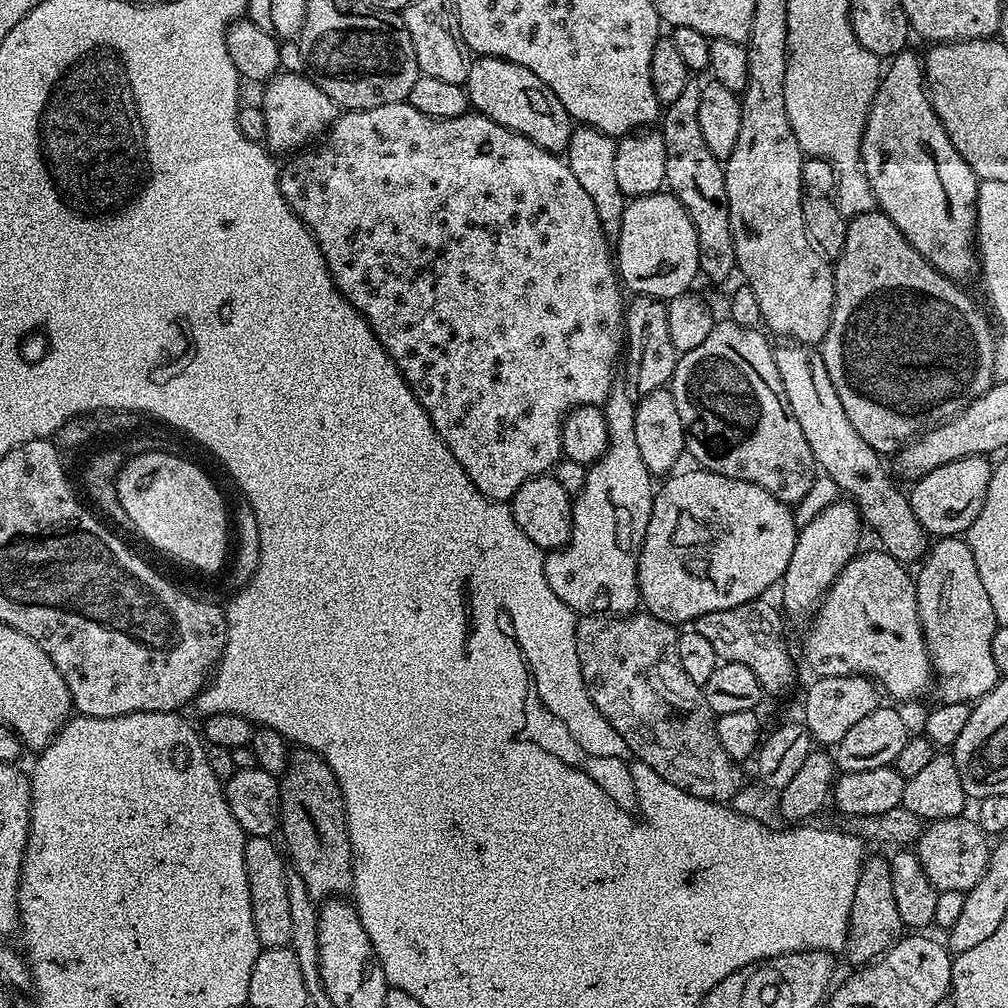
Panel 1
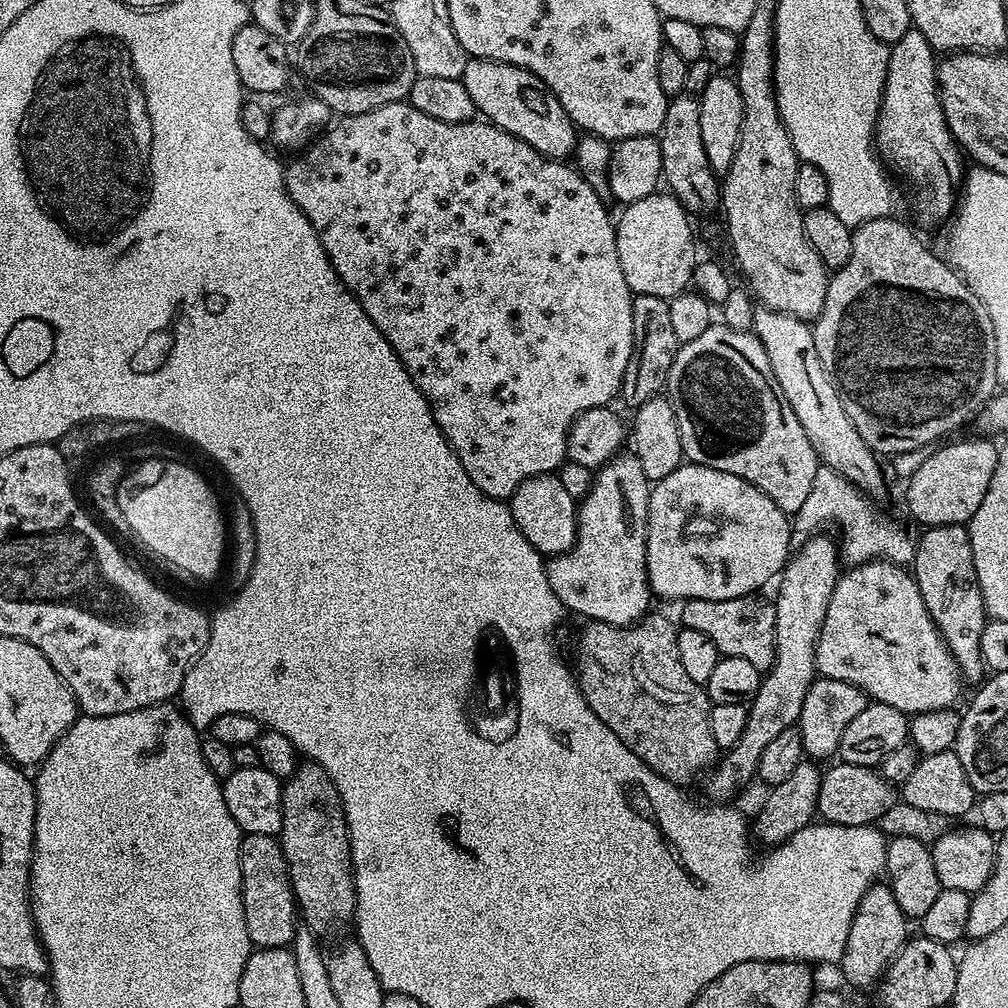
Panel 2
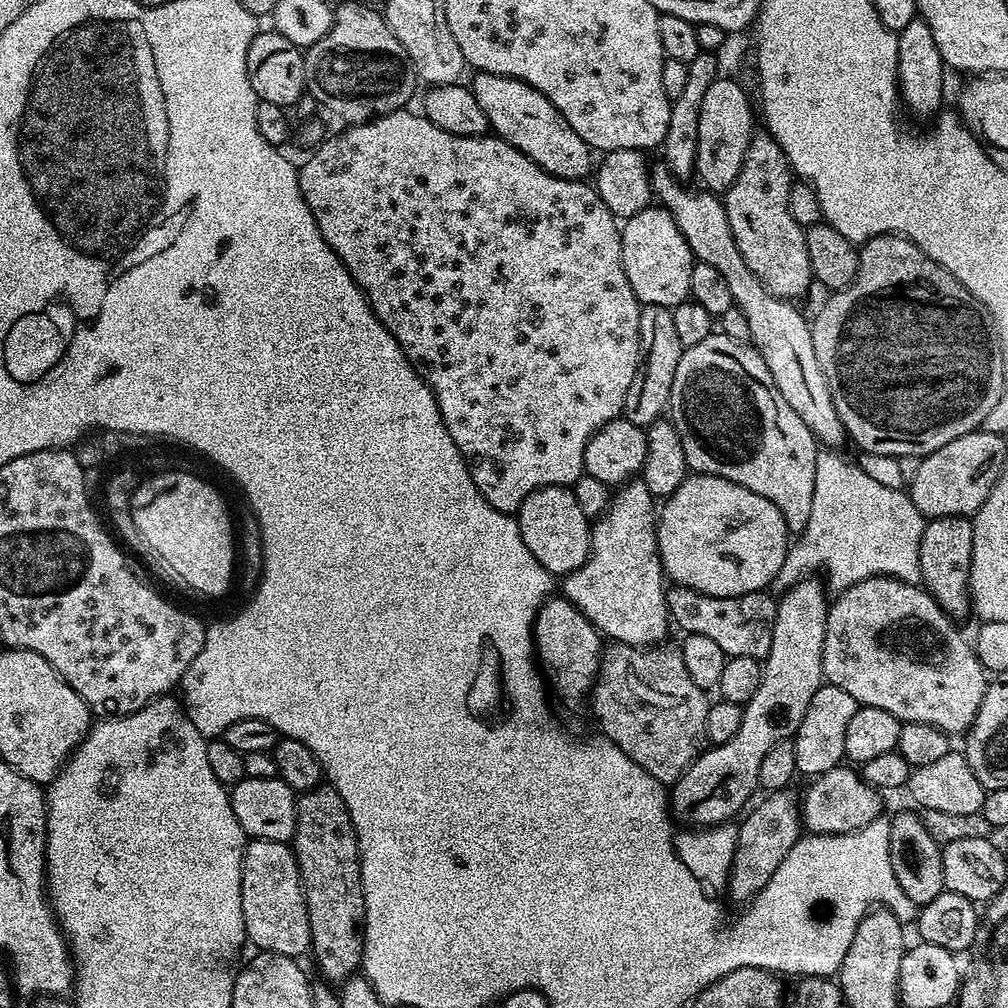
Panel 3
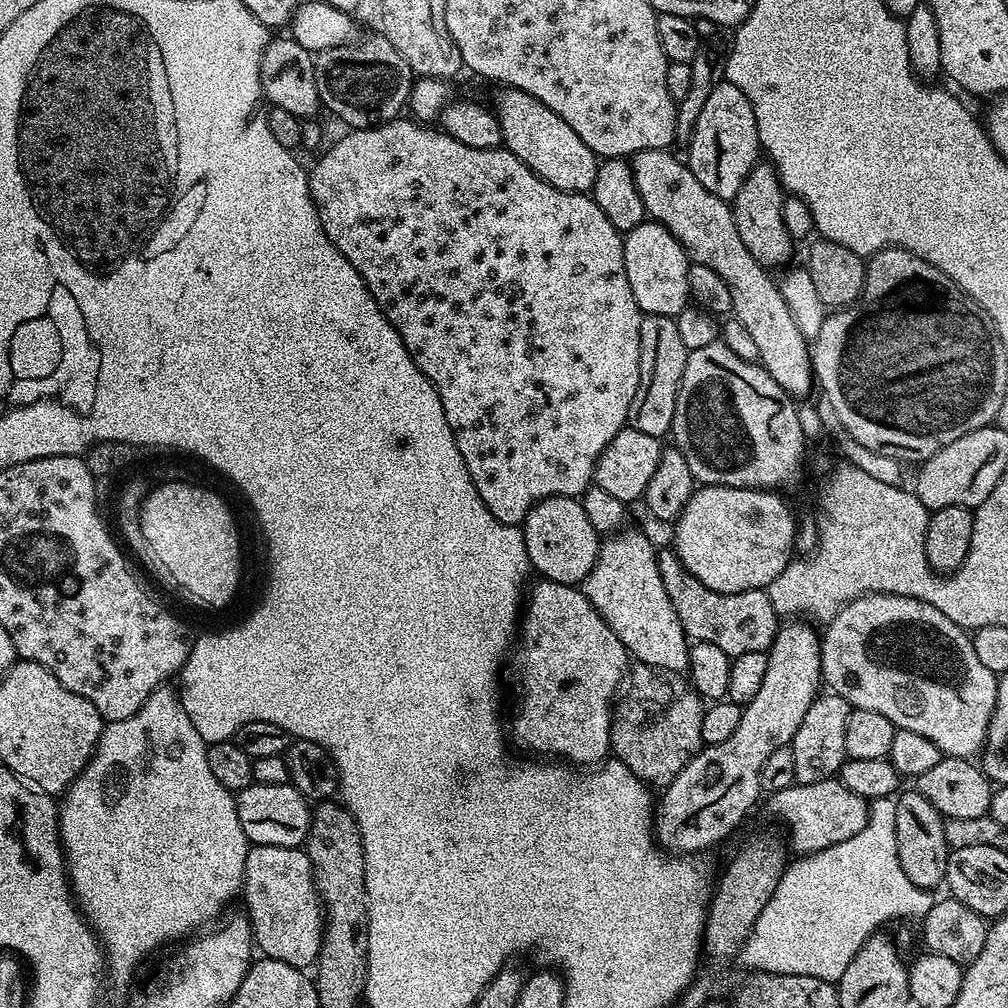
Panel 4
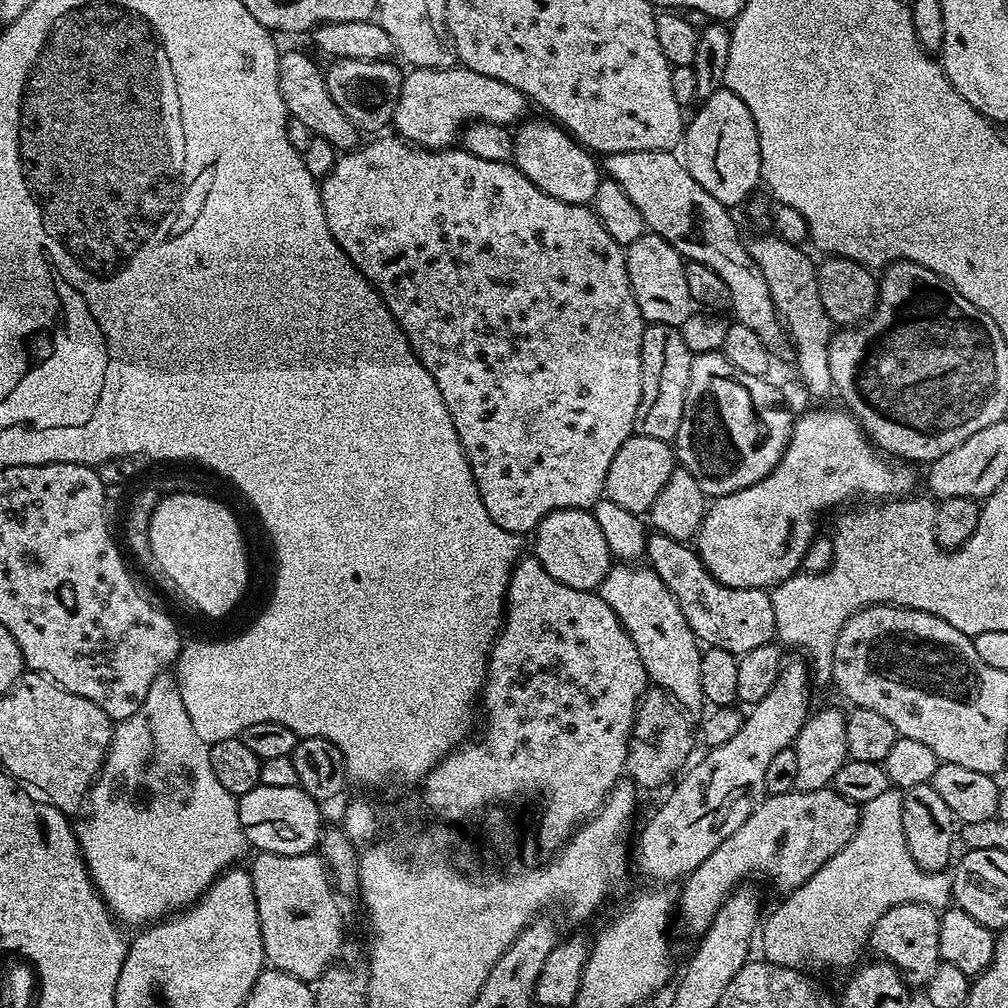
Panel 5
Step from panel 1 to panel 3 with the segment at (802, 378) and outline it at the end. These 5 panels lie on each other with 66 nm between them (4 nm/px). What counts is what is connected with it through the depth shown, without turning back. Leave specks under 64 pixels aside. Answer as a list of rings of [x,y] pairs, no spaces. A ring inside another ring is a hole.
[[[659,167],[651,169],[652,190],[655,199],[672,215],[674,222],[678,224],[678,230],[682,230],[682,238],[686,238],[693,257],[699,263],[714,266],[714,270],[721,272],[722,279],[730,289],[733,305],[742,310],[742,314],[746,314],[746,323],[750,325],[751,345],[762,358],[762,362],[766,362],[766,370],[770,370],[770,378],[774,378],[774,386],[778,386],[778,390],[782,390],[782,398],[786,398],[786,402],[790,402],[794,414],[798,414],[798,418],[802,418],[802,422],[806,422],[806,426],[815,434],[821,445],[832,450],[839,449],[841,447],[839,444],[845,443],[846,433],[834,410],[834,398],[830,394],[826,374],[822,374],[822,366],[818,366],[818,357],[814,354],[811,323],[806,316],[804,320],[803,314],[796,309],[797,305],[793,301],[783,300],[780,296],[770,294],[766,290],[766,286],[762,286],[758,274],[754,274],[754,270],[750,270],[750,266],[746,266],[746,258],[742,258],[742,250],[738,250],[738,242],[734,242],[734,234],[730,230],[730,222],[726,218],[726,210],[721,197],[707,190],[695,192],[694,189],[688,188],[692,186],[685,186],[677,180],[667,167]]]

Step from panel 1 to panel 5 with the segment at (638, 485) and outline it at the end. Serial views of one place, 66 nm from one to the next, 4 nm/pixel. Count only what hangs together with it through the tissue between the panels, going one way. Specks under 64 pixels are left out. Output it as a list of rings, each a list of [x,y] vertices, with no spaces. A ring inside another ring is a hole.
[[[613,563],[606,578],[602,578],[598,594],[606,606],[614,610],[626,634],[630,634],[649,681],[664,689],[681,708],[703,709],[706,701],[702,694],[701,645],[690,630],[676,595],[662,582],[662,578],[658,578],[655,570],[639,563]]]

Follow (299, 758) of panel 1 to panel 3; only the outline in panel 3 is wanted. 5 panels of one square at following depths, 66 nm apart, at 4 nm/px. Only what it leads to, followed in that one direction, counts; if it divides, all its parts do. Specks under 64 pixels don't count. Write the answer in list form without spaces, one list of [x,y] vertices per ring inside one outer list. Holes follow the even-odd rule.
[[[321,782],[314,790],[299,793],[296,801],[296,833],[292,835],[290,847],[296,854],[300,881],[304,883],[304,897],[310,918],[312,946],[310,956],[316,959],[325,981],[332,986],[343,985],[344,981],[361,971],[364,959],[364,919],[366,898],[362,890],[360,873],[360,843],[352,825],[346,802],[338,790],[327,782]]]

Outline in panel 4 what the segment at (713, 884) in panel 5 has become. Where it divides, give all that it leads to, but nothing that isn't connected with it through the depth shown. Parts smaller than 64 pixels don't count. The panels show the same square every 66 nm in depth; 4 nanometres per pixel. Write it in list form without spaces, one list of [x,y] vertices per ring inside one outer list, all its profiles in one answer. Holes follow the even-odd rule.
[[[839,778],[809,784],[795,783],[791,788],[771,793],[767,799],[769,814],[777,816],[788,827],[792,835],[790,848],[796,854],[821,852],[831,844],[854,838],[854,834],[866,826],[870,815],[869,801],[847,788]]]

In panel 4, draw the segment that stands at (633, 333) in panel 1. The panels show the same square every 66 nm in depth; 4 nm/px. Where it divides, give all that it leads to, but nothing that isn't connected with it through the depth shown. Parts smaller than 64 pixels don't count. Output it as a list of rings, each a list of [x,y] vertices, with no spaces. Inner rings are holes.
[[[641,315],[640,318],[640,373],[634,402],[630,402],[628,424],[642,434],[664,438],[672,431],[674,406],[682,386],[682,370],[686,370],[688,348],[682,343],[676,317]]]

